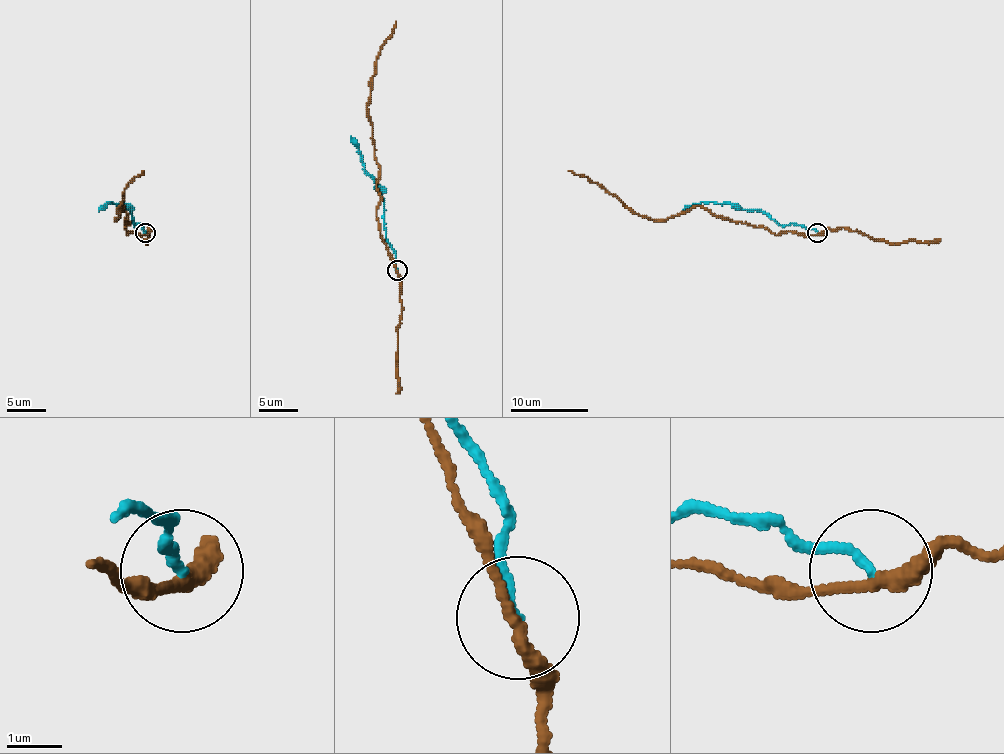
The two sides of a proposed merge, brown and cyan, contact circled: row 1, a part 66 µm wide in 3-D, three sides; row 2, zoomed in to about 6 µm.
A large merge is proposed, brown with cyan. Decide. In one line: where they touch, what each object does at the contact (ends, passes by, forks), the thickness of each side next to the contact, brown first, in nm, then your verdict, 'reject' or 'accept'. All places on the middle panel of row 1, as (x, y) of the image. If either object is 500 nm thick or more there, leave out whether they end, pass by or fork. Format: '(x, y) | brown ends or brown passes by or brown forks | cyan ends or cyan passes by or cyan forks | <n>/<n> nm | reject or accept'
(397, 270) | brown passes by | cyan ends | 260/170 nm | reject

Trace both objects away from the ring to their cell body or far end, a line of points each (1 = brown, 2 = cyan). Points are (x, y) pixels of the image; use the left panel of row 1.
1: (145, 233), (130, 231), (128, 235), (124, 227), (128, 217), (122, 206), (114, 219), (126, 186), (143, 170)
2: (145, 233), (140, 223), (134, 225), (132, 209), (124, 204), (110, 202), (99, 211)

